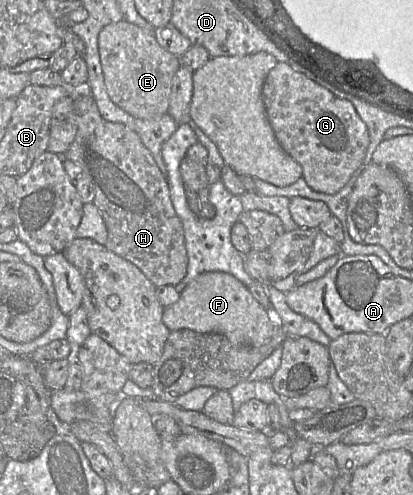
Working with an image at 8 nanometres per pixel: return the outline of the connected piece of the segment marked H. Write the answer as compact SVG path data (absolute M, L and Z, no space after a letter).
M92 96L73 100L66 120L77 126L77 133L63 154L63 160L72 160L93 180L93 204L100 211L108 232L105 247L136 265L156 287L180 283L187 274L188 265L183 226L172 205L168 180L139 135L122 123L106 121Z

